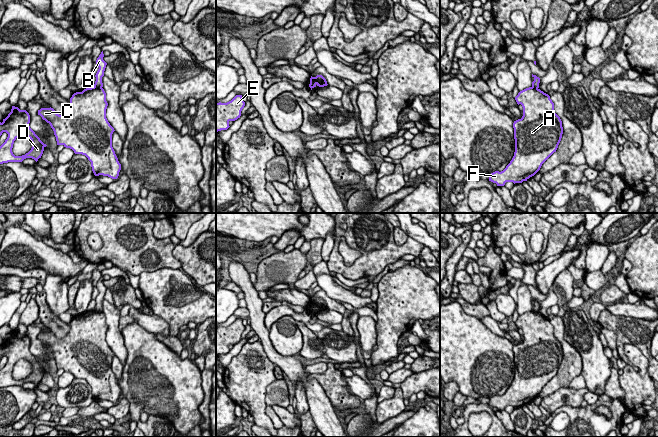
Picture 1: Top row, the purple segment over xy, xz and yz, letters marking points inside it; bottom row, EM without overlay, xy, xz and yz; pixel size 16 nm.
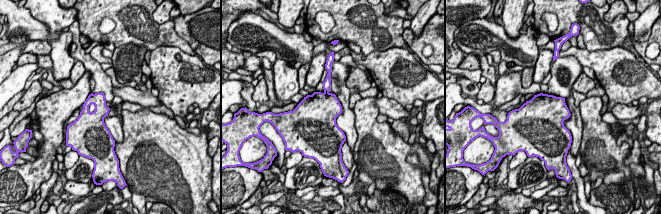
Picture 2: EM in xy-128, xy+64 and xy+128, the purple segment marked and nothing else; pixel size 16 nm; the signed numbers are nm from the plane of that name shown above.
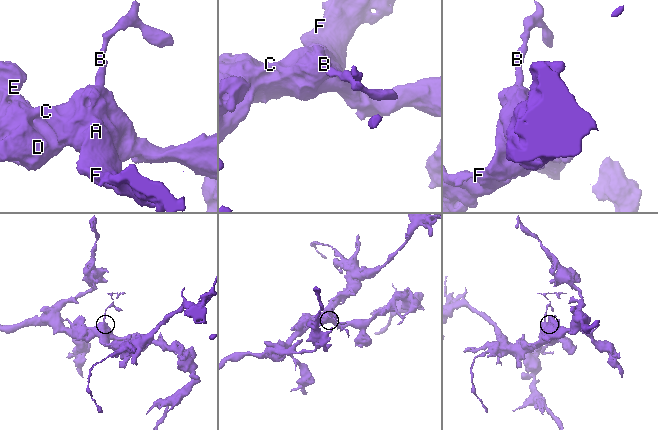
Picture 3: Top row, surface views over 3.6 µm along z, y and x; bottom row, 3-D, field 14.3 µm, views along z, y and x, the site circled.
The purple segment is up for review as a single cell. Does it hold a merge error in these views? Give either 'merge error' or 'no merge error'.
merge error

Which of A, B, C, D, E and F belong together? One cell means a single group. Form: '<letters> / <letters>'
A C D E F / B

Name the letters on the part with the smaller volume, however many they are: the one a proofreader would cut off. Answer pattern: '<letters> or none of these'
B

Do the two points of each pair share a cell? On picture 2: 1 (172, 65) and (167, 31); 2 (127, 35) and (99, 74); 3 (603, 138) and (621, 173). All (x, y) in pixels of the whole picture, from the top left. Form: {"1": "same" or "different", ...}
{"1": "different", "2": "different", "3": "same"}

